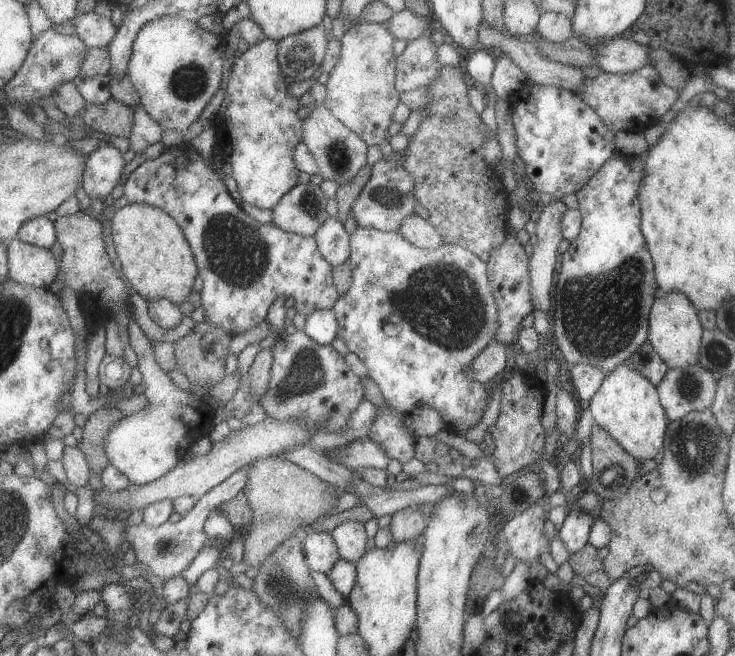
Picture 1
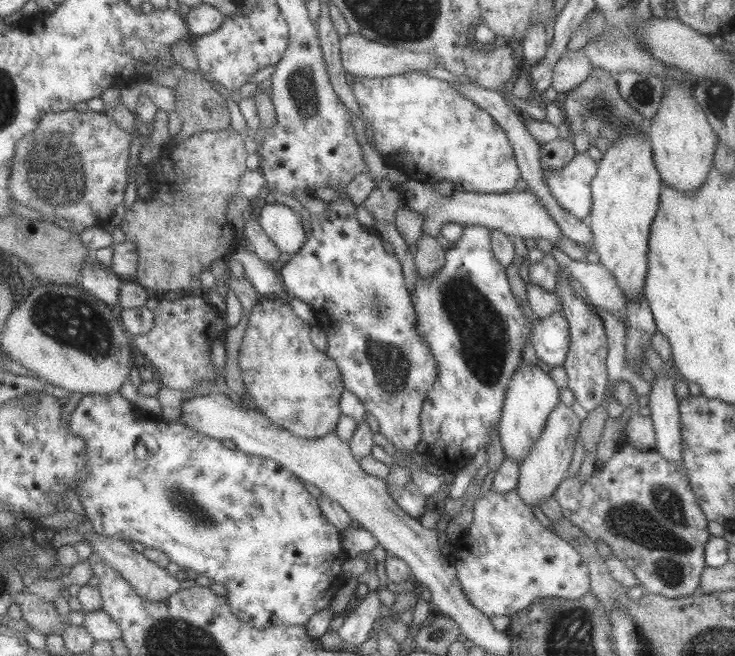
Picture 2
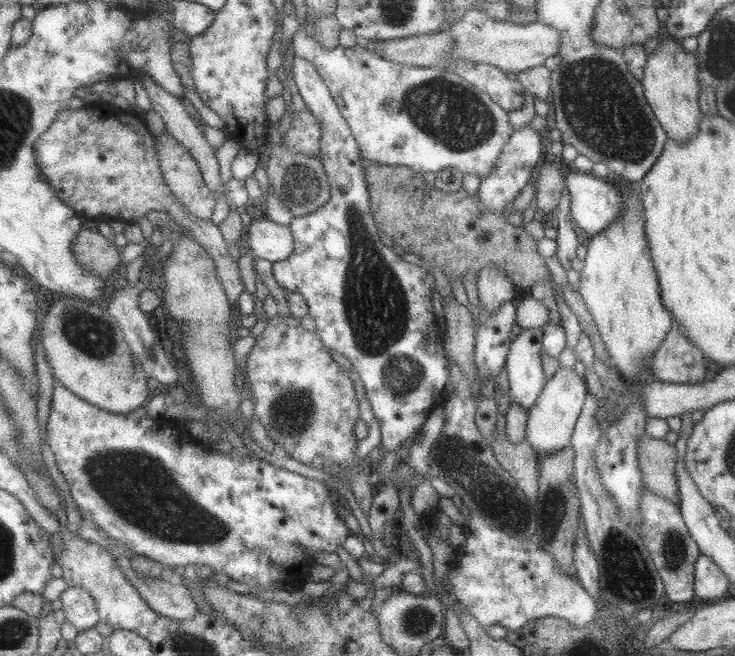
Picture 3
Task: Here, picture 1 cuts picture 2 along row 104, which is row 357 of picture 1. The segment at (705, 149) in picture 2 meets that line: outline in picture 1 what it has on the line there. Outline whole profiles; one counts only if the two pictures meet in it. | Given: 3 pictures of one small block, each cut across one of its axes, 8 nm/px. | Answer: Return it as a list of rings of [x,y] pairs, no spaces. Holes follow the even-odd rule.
[[[658,293],[648,314],[648,335],[656,355],[666,364],[668,369],[676,369],[697,365],[700,338],[704,329],[698,319],[696,308],[683,293]]]

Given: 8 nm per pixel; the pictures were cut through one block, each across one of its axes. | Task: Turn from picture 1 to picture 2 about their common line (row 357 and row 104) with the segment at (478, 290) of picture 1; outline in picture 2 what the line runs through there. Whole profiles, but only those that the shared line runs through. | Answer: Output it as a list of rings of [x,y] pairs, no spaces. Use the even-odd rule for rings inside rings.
[[[414,71],[384,78],[355,78],[352,88],[363,118],[371,124],[374,149],[388,164],[405,168],[407,174],[411,170],[415,174],[427,174],[425,182],[435,186],[443,180],[451,181],[452,192],[501,194],[515,188],[520,172],[505,132],[489,113],[463,97],[451,83]]]

